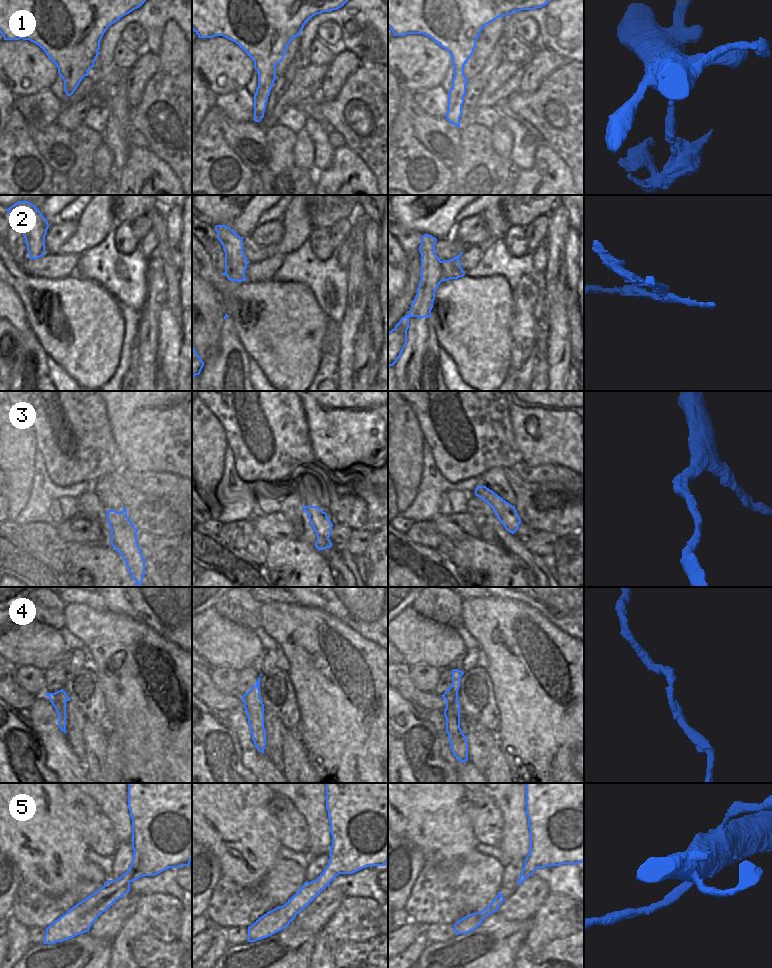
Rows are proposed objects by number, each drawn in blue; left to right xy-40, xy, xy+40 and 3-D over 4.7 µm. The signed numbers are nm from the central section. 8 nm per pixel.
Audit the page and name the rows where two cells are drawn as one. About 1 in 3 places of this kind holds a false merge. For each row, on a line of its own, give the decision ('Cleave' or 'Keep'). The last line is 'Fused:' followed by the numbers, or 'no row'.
1: Cleave
2: Cleave
3: Keep
4: Keep
5: Cleave
Fused: 1, 2, 5

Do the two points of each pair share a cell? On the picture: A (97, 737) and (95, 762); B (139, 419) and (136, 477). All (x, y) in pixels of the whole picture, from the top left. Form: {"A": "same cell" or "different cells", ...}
{"A": "same cell", "B": "different cells"}

